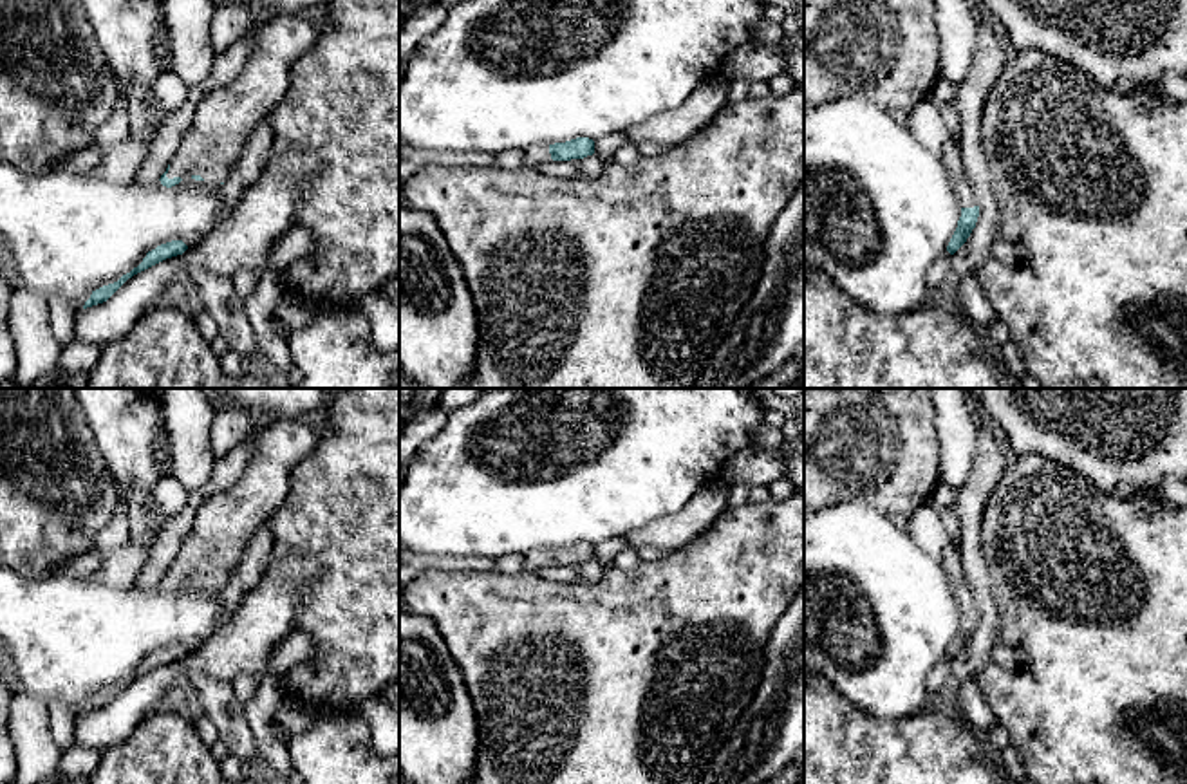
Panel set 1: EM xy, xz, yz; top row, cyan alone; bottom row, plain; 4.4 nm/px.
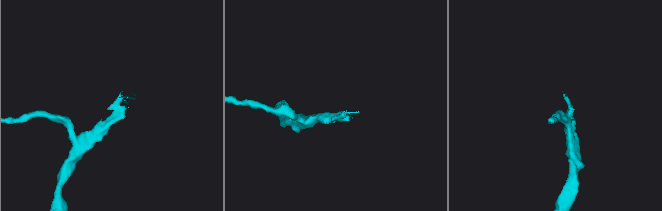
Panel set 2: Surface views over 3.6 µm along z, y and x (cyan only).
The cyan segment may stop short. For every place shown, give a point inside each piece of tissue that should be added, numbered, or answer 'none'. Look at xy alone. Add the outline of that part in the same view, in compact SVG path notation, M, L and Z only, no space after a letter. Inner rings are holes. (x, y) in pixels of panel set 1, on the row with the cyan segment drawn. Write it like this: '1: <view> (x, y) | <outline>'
1: xy (224, 118) | M271 13L257 23L253 38L242 72L229 85L213 89L195 108L168 179L217 188L228 181L257 123L284 99L291 67L318 40L318 25L300 13Z

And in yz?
1: yz (953, 161) | M950 137L941 154L943 168L949 173L950 186L958 197L958 202L961 208L974 208L977 206L974 190L970 186L970 181L967 177L961 148L959 148L959 137Z

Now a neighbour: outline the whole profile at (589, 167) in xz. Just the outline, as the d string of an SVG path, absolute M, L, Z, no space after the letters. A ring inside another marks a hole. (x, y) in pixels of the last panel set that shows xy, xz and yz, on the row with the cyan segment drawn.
M593 154L584 159L571 159L571 161L549 159L537 164L537 168L549 177L560 177L564 181L571 179L591 181L602 173L603 163L605 163L603 159Z

